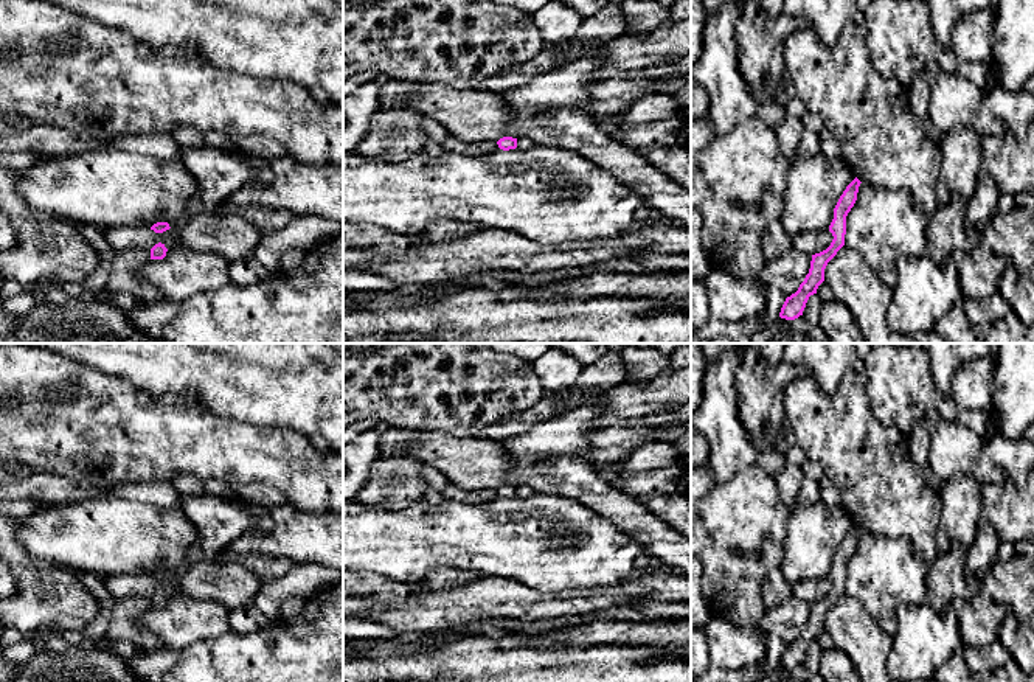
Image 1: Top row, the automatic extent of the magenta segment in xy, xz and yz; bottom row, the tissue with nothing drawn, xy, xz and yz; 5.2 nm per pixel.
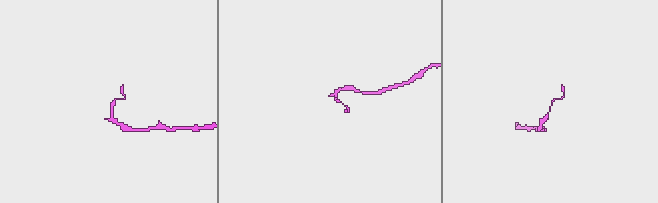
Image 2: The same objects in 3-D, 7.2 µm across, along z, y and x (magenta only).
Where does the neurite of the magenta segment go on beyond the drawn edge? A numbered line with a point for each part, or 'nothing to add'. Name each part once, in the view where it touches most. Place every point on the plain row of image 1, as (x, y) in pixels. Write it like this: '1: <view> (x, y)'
nothing to add

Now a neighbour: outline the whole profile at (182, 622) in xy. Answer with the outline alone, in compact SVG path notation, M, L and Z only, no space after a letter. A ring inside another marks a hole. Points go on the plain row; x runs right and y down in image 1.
M174 592L163 607L151 607L140 618L141 629L158 637L165 648L182 651L197 642L214 640L228 631L230 611L208 600Z

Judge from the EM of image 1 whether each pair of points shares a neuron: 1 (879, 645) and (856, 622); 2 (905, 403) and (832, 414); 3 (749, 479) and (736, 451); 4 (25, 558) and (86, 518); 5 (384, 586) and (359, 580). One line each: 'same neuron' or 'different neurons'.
1: same neuron
2: different neurons
3: different neurons
4: different neurons
5: same neuron

